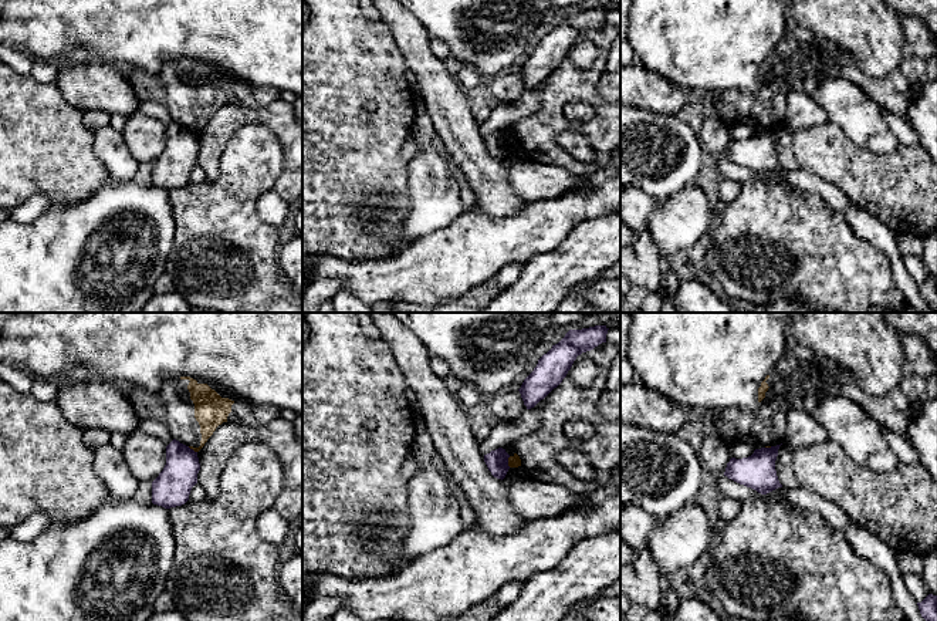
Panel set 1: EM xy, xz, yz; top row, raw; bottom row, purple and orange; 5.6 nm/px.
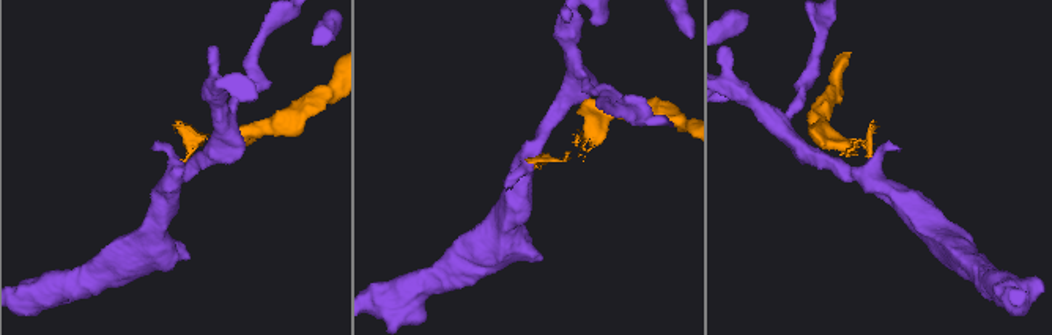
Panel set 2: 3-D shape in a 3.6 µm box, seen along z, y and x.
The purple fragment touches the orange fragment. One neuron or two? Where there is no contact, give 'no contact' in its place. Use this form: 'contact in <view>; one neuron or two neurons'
contact in xz; two neurons

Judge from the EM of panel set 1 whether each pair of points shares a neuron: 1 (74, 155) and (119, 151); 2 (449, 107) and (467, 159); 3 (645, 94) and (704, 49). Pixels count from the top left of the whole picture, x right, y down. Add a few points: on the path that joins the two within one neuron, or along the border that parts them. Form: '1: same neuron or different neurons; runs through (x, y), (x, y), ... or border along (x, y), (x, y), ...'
1: different neurons; border along (92, 134), (92, 152), (104, 165), (111, 179)
2: same neuron; runs through (453, 120), (466, 147)
3: different neurons; border along (642, 64), (687, 90)

